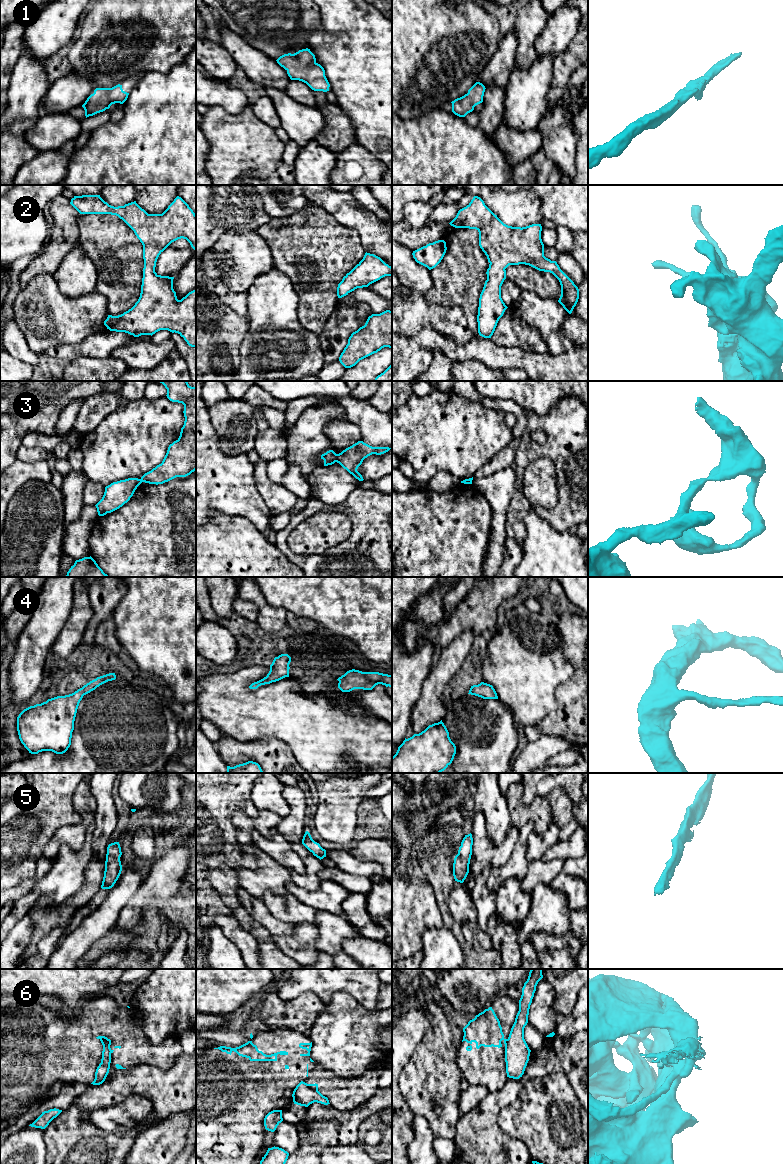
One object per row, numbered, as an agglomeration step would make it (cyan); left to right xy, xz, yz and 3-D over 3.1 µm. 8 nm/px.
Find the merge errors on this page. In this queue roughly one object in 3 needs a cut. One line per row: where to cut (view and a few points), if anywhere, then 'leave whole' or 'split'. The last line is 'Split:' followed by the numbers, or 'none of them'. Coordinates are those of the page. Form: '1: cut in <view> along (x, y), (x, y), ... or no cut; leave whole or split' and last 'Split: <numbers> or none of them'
1: no cut; leave whole
2: no cut; leave whole
3: cut in xz along (337, 454), (335, 461); split
4: no cut; leave whole
5: no cut; leave whole
6: cut in yz along (508, 1039), (505, 1047); split
Split: 3, 6

